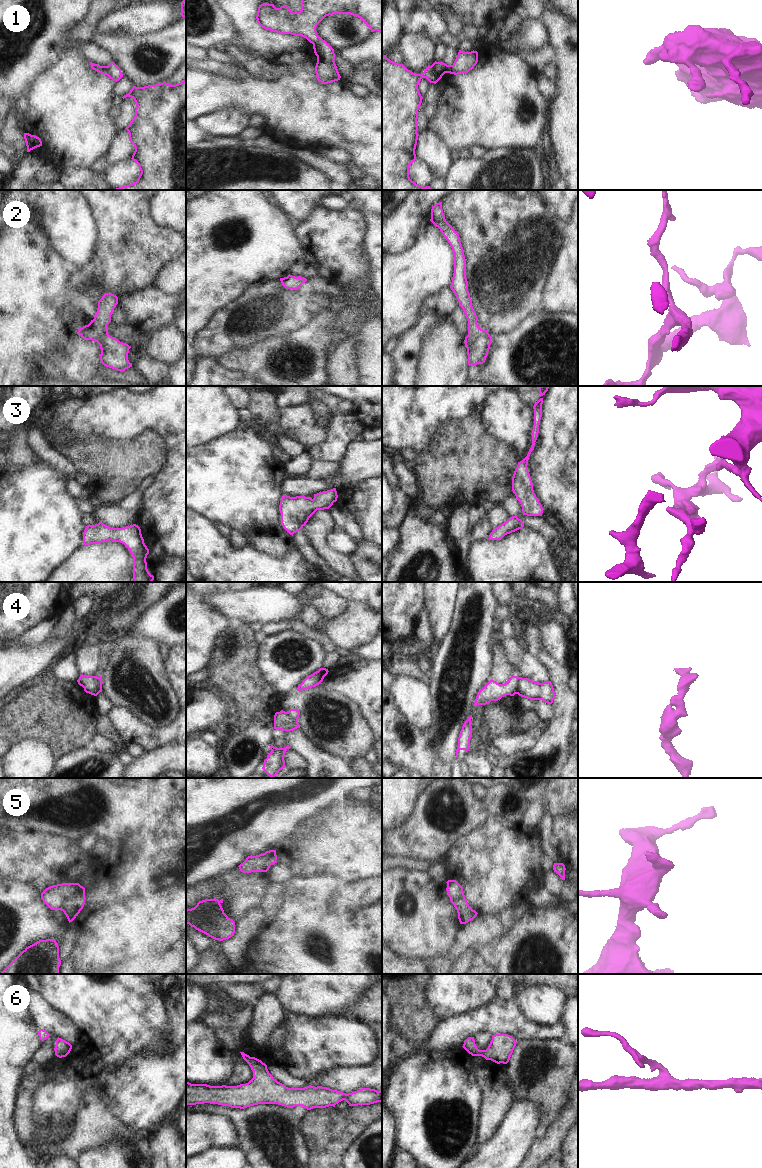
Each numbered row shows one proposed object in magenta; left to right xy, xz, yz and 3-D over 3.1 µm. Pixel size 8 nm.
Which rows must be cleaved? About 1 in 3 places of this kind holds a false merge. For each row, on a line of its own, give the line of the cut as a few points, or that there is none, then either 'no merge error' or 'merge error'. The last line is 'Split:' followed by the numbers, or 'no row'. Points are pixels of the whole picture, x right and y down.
1: no cut | no merge error
2: no cut | no merge error
3: no cut | no merge error
4: yz (518, 677), (516, 693) | merge error
5: no cut | no merge error
6: no cut | no merge error
Split: 4

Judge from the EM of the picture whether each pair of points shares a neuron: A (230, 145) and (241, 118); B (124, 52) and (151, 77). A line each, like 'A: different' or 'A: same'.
A: different
B: same

